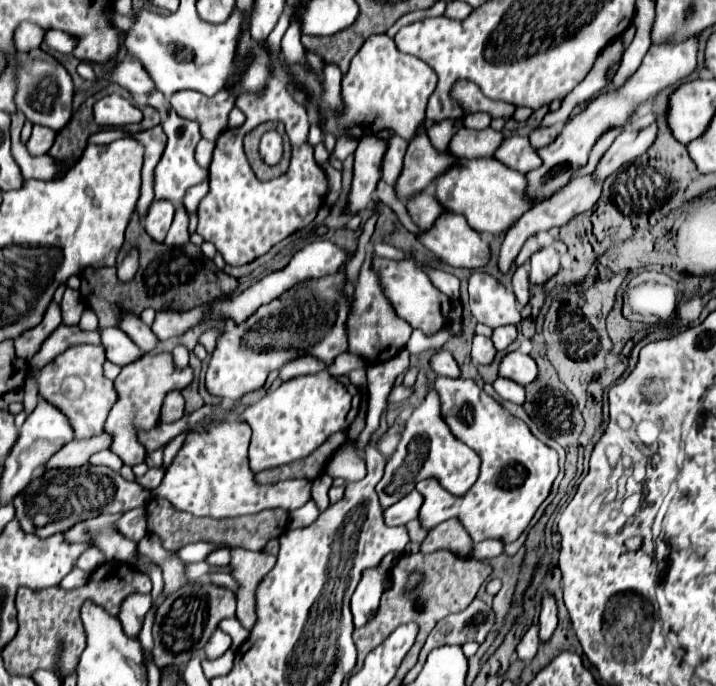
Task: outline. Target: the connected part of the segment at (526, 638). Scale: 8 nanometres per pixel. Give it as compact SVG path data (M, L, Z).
M532 626L532 628L522 636L522 640L518 642L518 646L516 646L516 656L518 656L522 662L530 662L530 660L536 656L538 646L540 646L538 626Z

